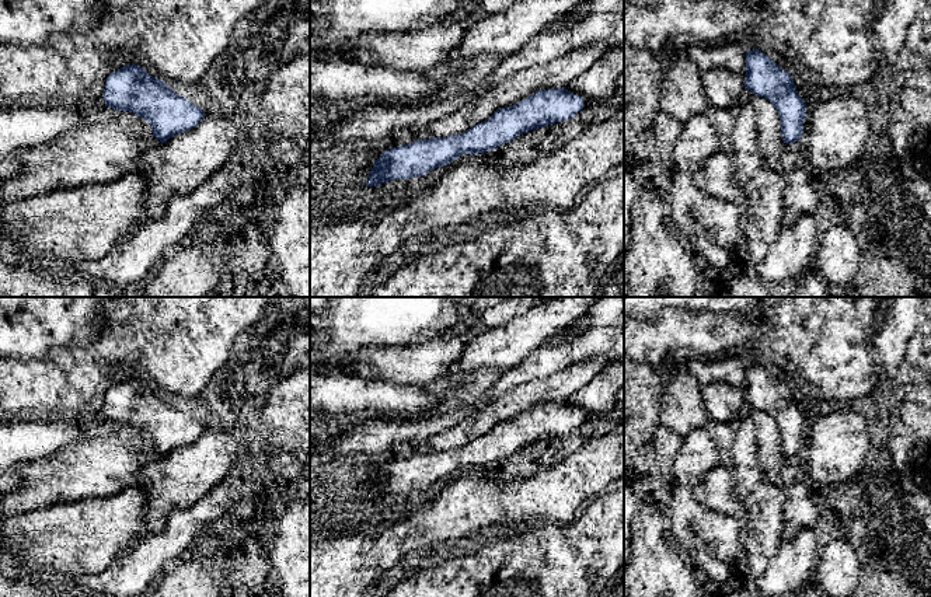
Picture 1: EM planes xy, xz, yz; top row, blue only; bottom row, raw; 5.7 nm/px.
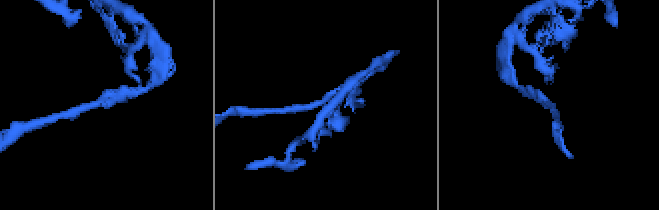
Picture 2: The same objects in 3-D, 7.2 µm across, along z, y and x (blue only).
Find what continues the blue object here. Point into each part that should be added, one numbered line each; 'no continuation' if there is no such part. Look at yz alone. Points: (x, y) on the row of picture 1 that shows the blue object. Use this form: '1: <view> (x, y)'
no continuation

